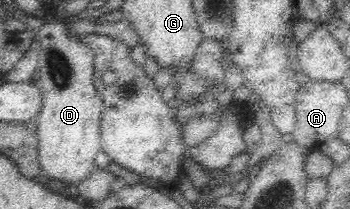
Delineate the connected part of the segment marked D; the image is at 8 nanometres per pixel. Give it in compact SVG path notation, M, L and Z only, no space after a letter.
M49 22L37 32L40 55L35 86L40 91L42 106L37 121L39 175L74 184L83 182L95 167L97 154L102 151L100 124L104 110L94 82L93 51L67 34L68 22Z

